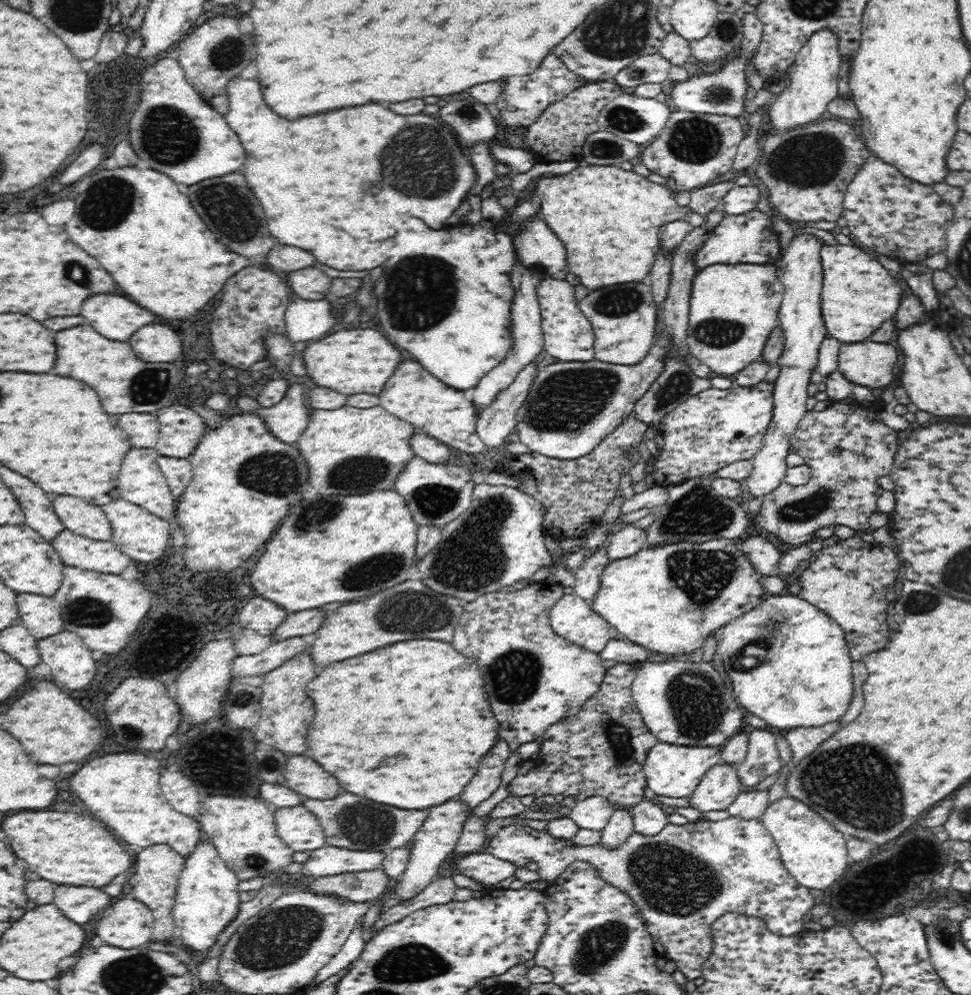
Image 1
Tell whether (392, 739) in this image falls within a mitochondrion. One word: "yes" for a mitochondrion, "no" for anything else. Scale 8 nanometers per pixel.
no

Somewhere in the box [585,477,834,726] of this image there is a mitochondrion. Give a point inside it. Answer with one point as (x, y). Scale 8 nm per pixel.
(687, 567)

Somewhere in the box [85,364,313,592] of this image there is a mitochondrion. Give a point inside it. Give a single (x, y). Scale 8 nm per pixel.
(277, 474)

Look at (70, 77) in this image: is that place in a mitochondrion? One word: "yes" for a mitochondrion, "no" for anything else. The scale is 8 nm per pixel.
no

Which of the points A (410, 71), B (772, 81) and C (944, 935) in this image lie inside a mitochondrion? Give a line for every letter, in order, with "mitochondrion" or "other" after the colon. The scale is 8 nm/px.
A: other
B: other
C: mitochondrion

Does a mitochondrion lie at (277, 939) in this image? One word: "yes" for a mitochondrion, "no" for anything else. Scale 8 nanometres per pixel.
yes

